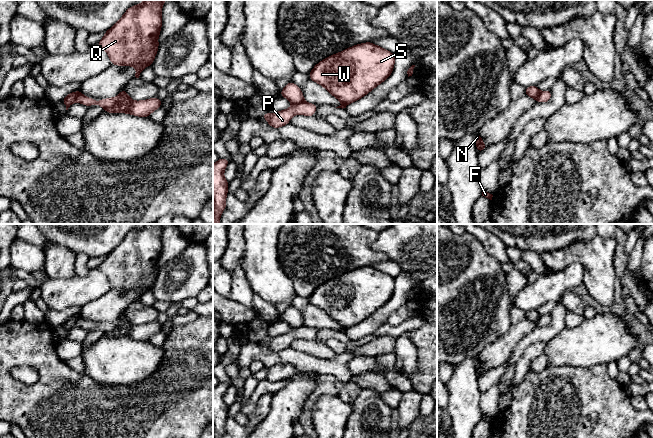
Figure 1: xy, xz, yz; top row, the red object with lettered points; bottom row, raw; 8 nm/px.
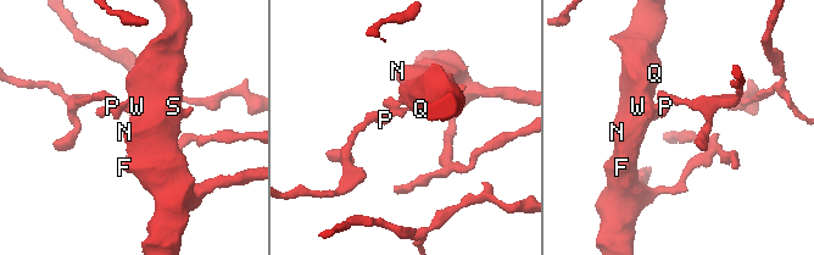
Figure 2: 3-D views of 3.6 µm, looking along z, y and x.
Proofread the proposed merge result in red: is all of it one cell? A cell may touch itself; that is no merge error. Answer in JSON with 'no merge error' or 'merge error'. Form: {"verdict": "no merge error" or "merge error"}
{"verdict": "merge error"}

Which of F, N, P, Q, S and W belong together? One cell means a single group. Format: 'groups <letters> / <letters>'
groups F N Q S W / P

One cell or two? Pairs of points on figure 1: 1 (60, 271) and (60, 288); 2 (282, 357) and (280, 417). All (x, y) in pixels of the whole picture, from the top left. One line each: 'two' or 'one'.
1: two
2: two

